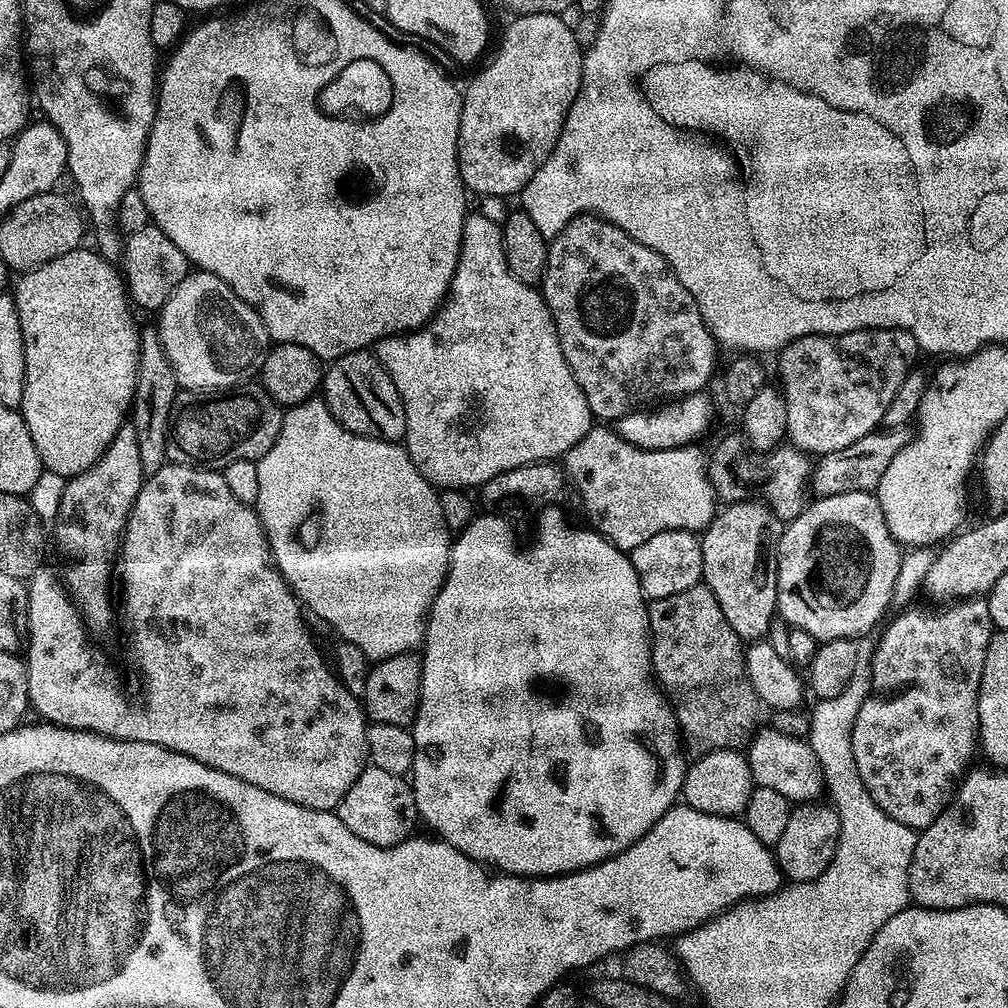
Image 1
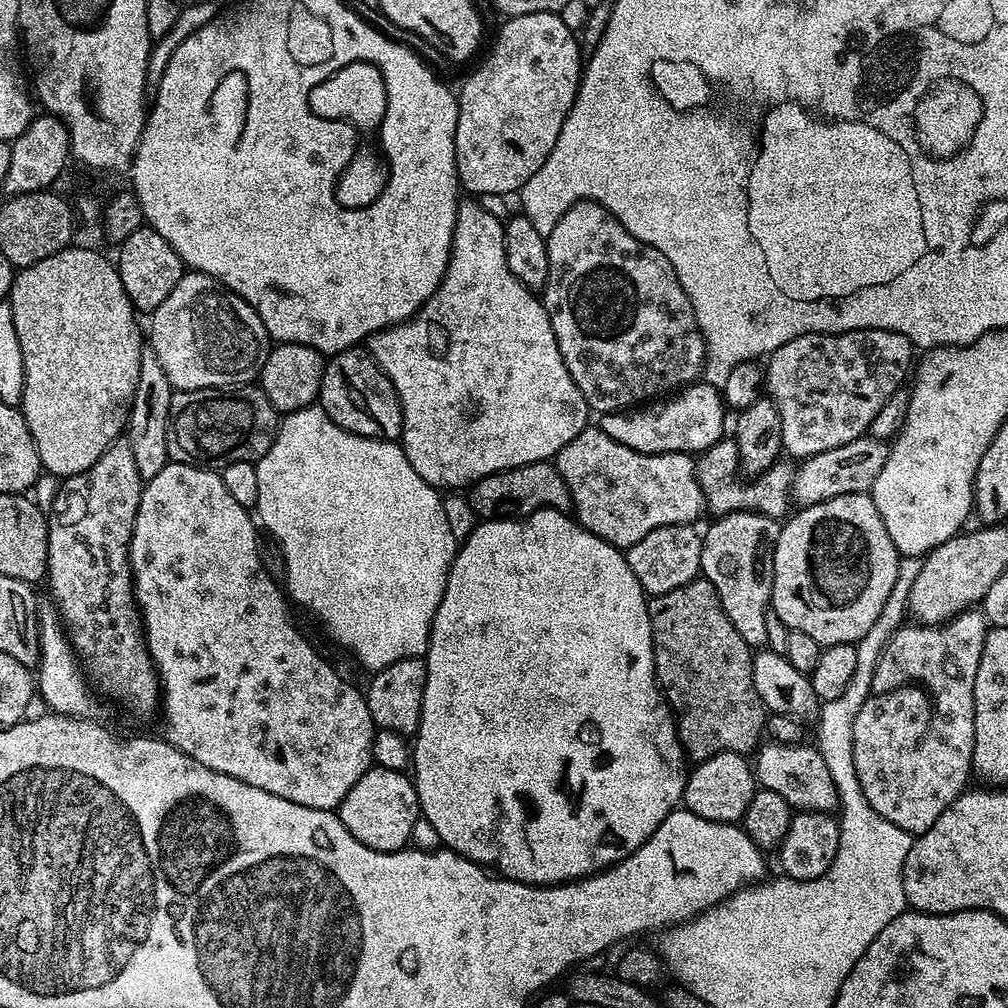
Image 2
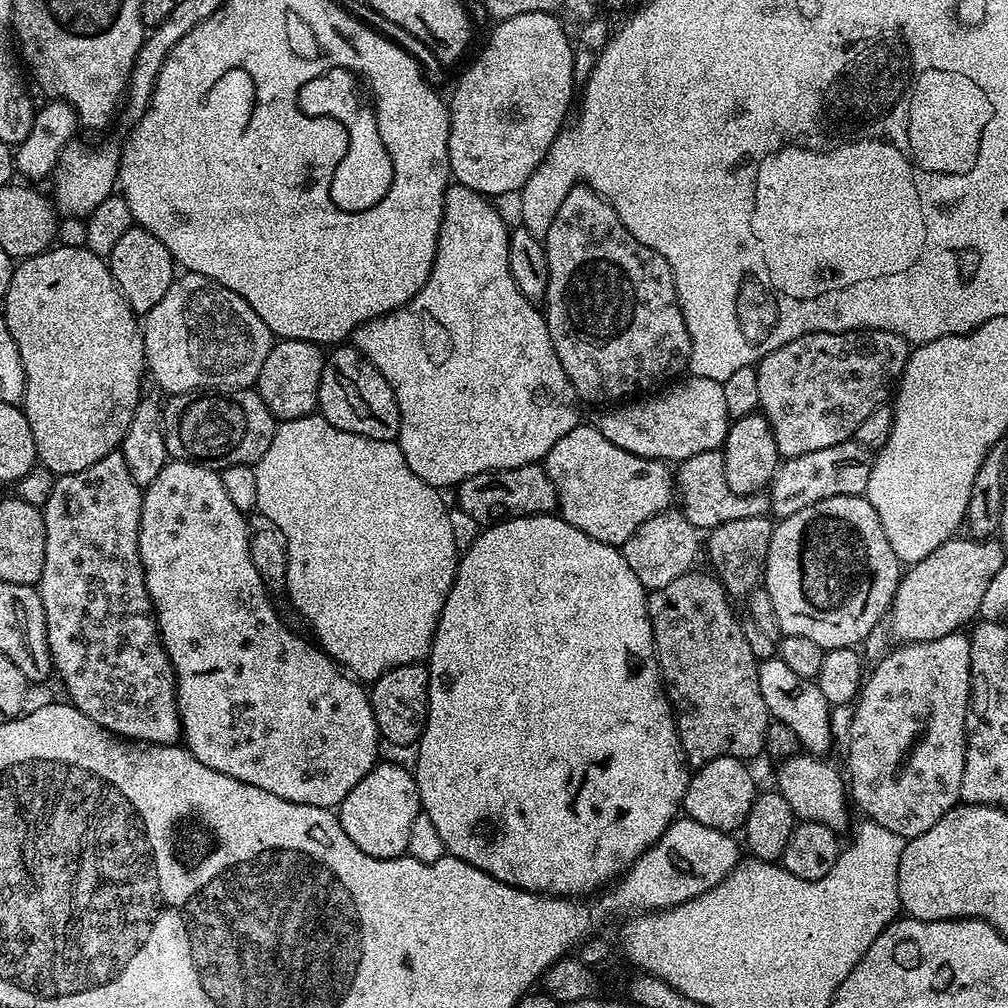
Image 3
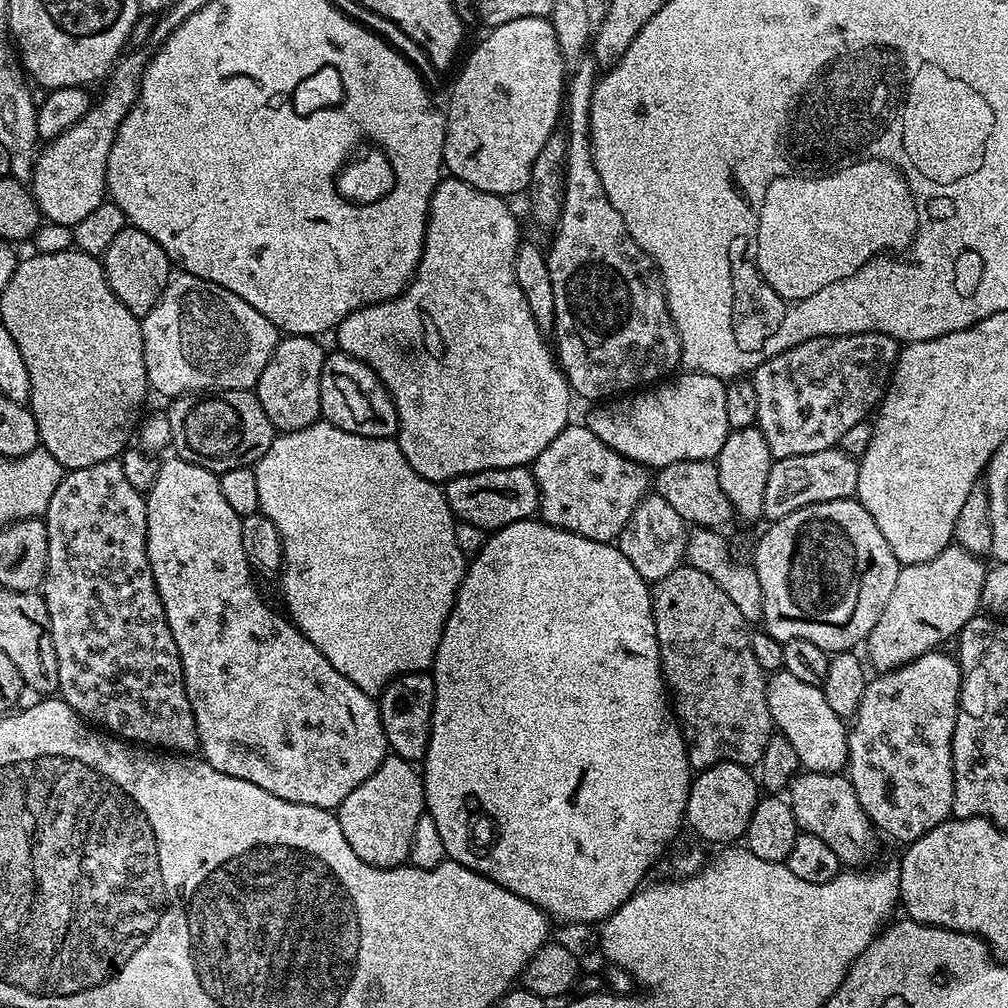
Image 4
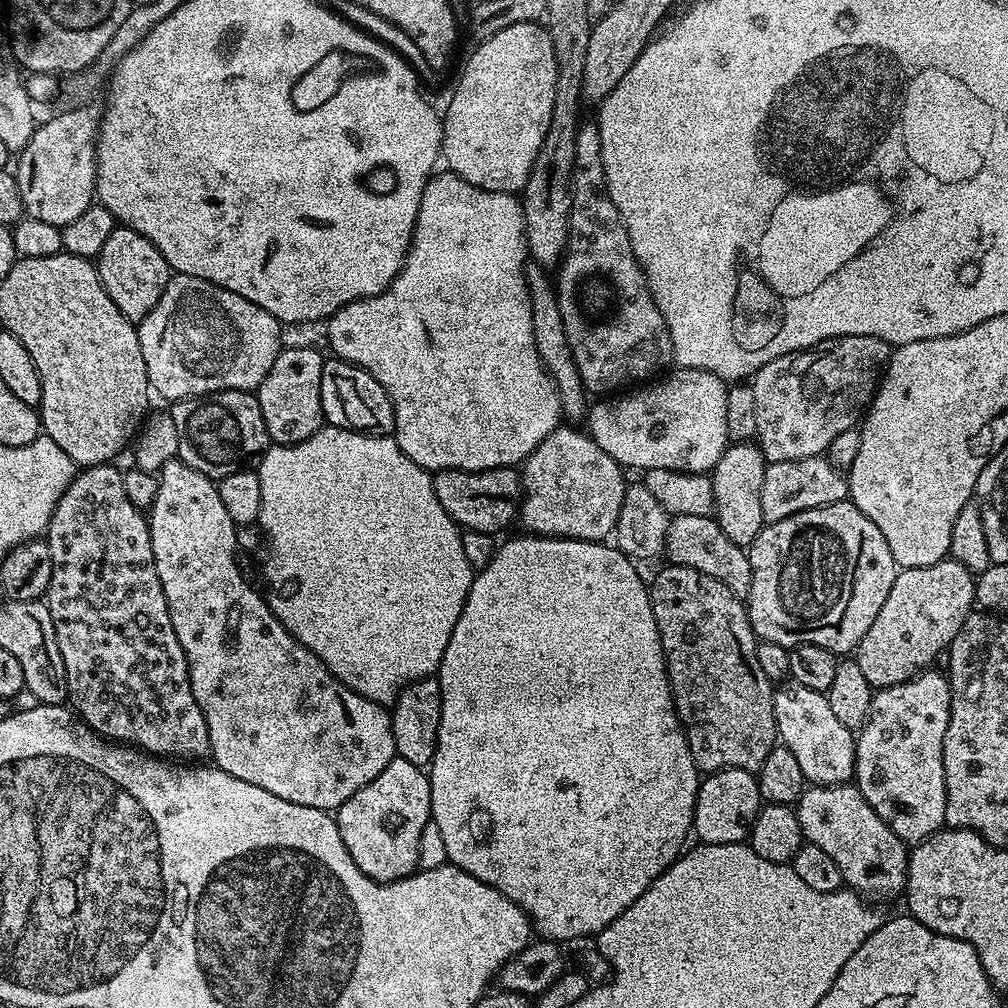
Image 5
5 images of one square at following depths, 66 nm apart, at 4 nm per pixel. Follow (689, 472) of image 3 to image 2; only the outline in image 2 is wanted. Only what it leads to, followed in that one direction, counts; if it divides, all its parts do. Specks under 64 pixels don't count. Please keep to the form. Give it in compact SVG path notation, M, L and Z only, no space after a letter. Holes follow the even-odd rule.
M721 438L717 444L707 448L705 452L695 457L696 477L698 486L704 495L704 507L713 517L725 516L731 512L757 512L763 516L780 522L789 515L792 502L793 465L788 465L787 459L781 458L755 477L752 484L743 484L738 475L738 457L736 445L731 439Z

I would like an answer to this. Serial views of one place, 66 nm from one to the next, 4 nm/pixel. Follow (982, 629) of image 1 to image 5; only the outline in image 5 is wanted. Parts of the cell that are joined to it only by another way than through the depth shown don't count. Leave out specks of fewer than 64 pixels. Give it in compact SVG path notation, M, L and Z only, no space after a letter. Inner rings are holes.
M932 671L919 672L906 682L879 689L872 697L868 721L856 736L854 783L874 808L874 814L878 814L878 818L882 818L882 822L886 822L886 826L909 846L927 840L945 827L946 770L942 766L942 746L950 722L952 687L943 671Z

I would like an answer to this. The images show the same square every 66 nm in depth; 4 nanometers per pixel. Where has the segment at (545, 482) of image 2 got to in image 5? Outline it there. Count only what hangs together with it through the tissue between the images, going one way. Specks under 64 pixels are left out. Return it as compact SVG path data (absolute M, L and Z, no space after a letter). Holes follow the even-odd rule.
M515 467L491 468L481 472L467 472L451 468L435 473L432 478L434 494L442 502L442 510L464 530L499 534L508 523L517 519L524 494L522 476Z

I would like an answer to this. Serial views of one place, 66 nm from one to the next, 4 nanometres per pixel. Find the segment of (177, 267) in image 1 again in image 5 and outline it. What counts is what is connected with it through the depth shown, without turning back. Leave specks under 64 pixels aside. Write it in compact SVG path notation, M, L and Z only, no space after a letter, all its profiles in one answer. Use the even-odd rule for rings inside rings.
M116 226L103 243L99 255L95 257L94 263L102 286L106 294L110 294L114 306L122 310L125 318L133 322L139 322L154 310L162 290L166 290L170 279L170 269L166 258L142 234L123 226Z

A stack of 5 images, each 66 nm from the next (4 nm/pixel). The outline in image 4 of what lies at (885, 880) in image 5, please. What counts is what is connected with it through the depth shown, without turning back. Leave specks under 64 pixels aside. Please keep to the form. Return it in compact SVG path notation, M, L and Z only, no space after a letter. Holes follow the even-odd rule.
M801 771L788 785L786 799L792 807L797 829L822 838L838 854L841 865L864 866L860 864L866 863L875 852L877 829L866 810L862 810L862 802L858 802L858 794L847 775Z

